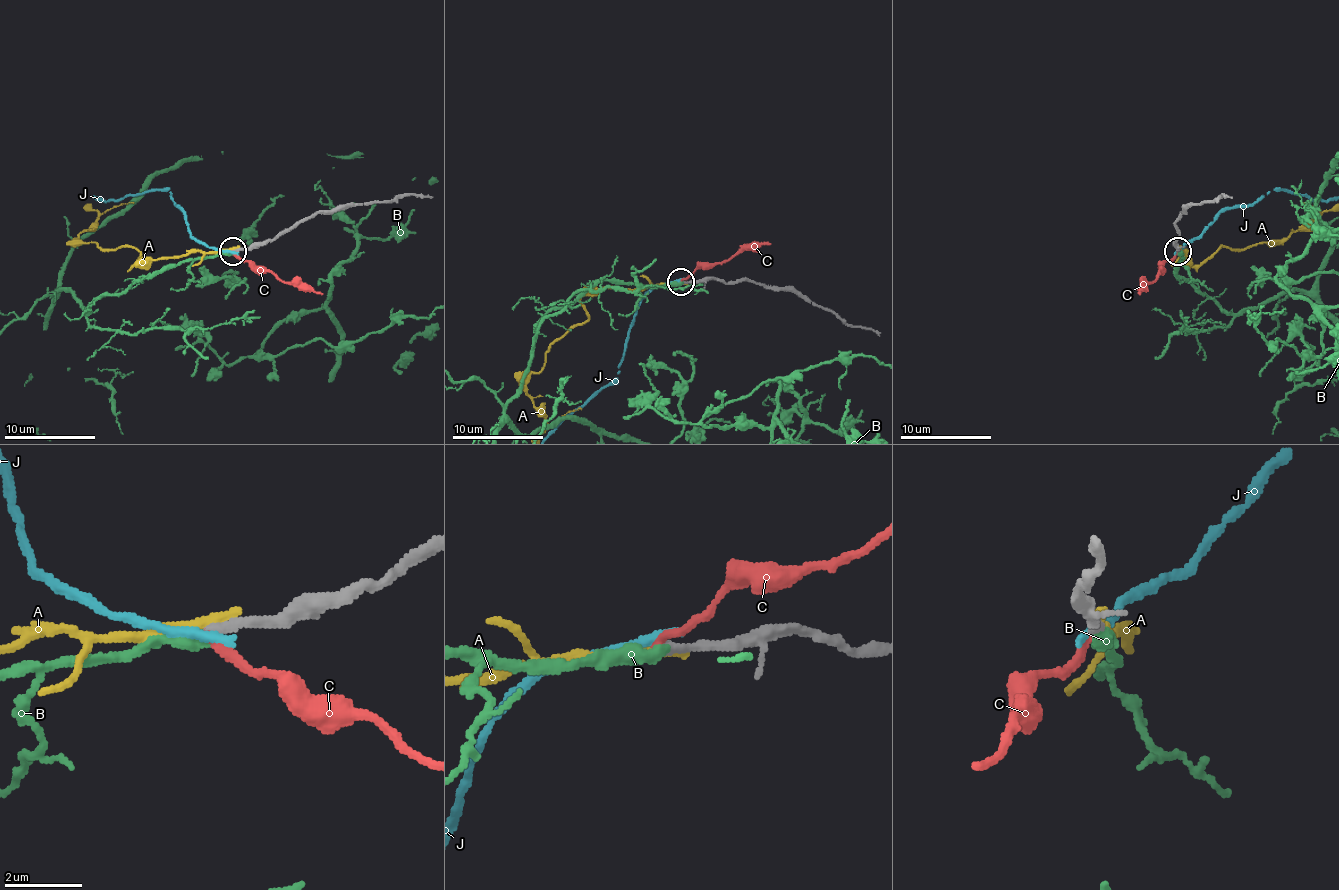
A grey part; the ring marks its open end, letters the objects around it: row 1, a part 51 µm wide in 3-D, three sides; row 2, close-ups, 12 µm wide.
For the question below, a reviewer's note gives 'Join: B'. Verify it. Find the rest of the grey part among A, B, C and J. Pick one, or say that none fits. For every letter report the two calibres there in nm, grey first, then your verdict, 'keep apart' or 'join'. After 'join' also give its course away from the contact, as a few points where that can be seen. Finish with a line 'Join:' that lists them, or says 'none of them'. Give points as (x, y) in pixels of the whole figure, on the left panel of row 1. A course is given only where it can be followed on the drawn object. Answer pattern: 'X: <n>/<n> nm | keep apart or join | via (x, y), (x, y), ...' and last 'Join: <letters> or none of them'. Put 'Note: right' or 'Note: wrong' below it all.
A: 280/280 nm | keep apart
B: 280/400 nm | join
C: 240/220 nm | keep apart
J: 240/300 nm | keep apart
Join: B
Note: right

